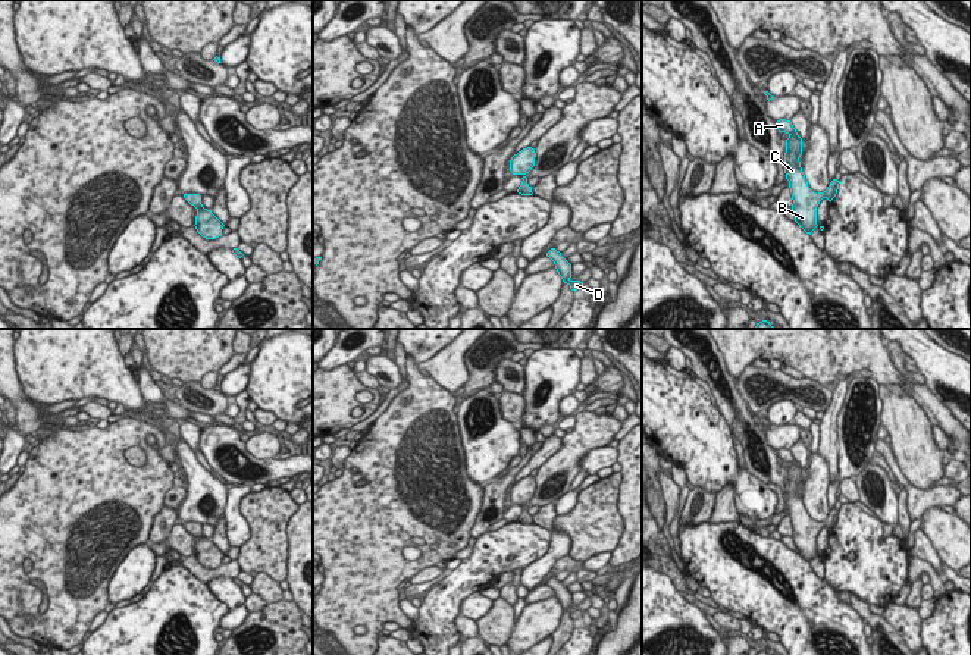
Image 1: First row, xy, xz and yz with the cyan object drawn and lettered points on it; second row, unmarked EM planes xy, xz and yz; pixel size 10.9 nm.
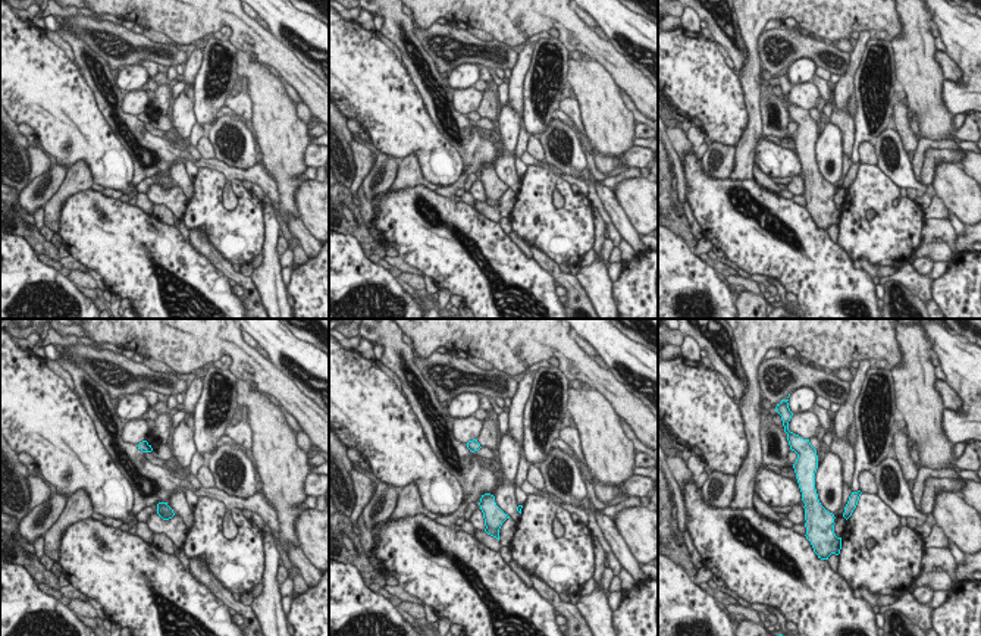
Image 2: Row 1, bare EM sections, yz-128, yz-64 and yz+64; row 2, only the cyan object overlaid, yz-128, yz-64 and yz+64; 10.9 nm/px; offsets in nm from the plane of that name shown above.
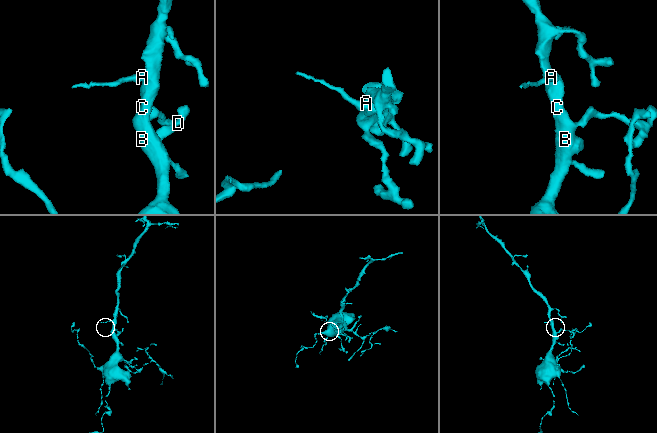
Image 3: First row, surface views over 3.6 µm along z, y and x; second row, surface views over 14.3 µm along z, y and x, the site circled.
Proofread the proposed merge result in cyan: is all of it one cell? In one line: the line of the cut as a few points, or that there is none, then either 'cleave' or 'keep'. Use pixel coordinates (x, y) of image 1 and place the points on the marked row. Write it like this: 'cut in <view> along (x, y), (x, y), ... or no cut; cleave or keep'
no cut; keep

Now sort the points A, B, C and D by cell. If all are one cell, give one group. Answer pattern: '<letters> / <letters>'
A B C D

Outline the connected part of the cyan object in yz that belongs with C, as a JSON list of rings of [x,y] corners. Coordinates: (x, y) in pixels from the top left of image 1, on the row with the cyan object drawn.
[[[780,119],[776,122],[780,132],[786,132],[789,138],[786,140],[784,153],[784,173],[789,181],[789,188],[792,194],[792,210],[795,214],[795,222],[806,234],[818,226],[817,225],[817,207],[823,198],[831,201],[839,189],[840,181],[833,179],[824,192],[814,192],[808,187],[808,181],[801,167],[799,157],[802,154],[802,138],[798,135],[790,120]]]

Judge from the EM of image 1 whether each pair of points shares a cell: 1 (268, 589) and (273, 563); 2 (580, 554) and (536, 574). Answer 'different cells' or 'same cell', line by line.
1: different cells
2: different cells

